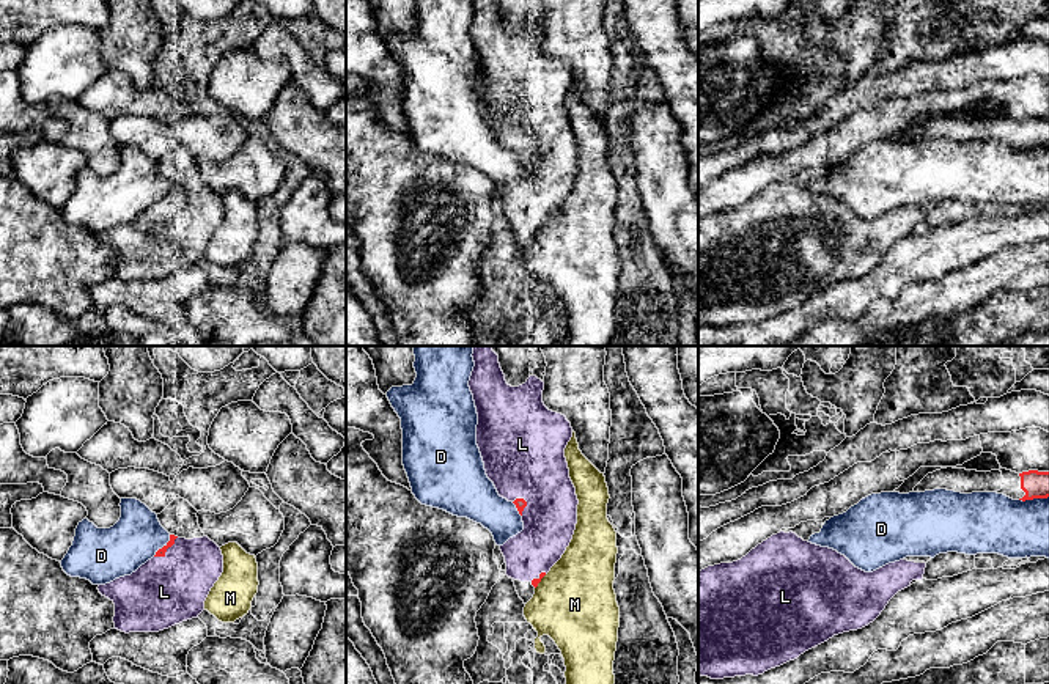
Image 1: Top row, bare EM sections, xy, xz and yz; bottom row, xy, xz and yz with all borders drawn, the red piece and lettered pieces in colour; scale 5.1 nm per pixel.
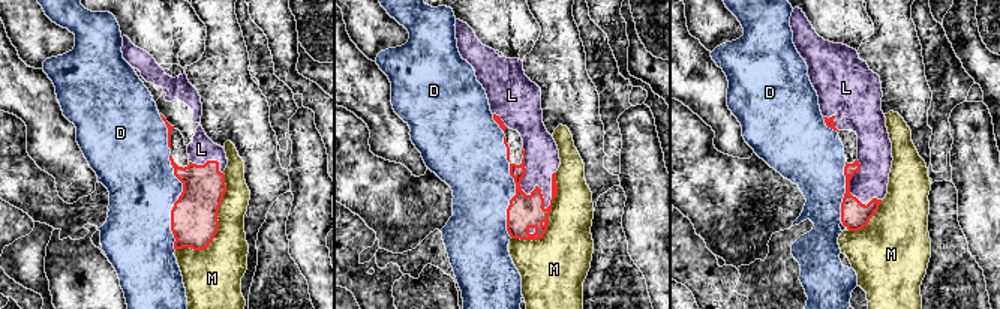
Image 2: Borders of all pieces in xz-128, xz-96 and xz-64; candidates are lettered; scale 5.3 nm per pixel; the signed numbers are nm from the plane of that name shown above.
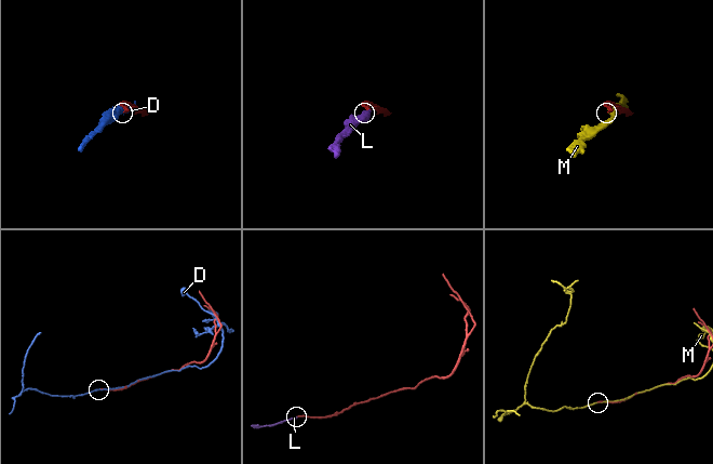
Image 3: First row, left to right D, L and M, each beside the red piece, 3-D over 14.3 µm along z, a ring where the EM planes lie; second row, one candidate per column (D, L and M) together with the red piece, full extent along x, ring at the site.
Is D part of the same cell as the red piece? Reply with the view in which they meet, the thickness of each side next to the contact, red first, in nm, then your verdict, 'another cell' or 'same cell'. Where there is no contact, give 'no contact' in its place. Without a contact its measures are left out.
xy | 50/260 nm | another cell

